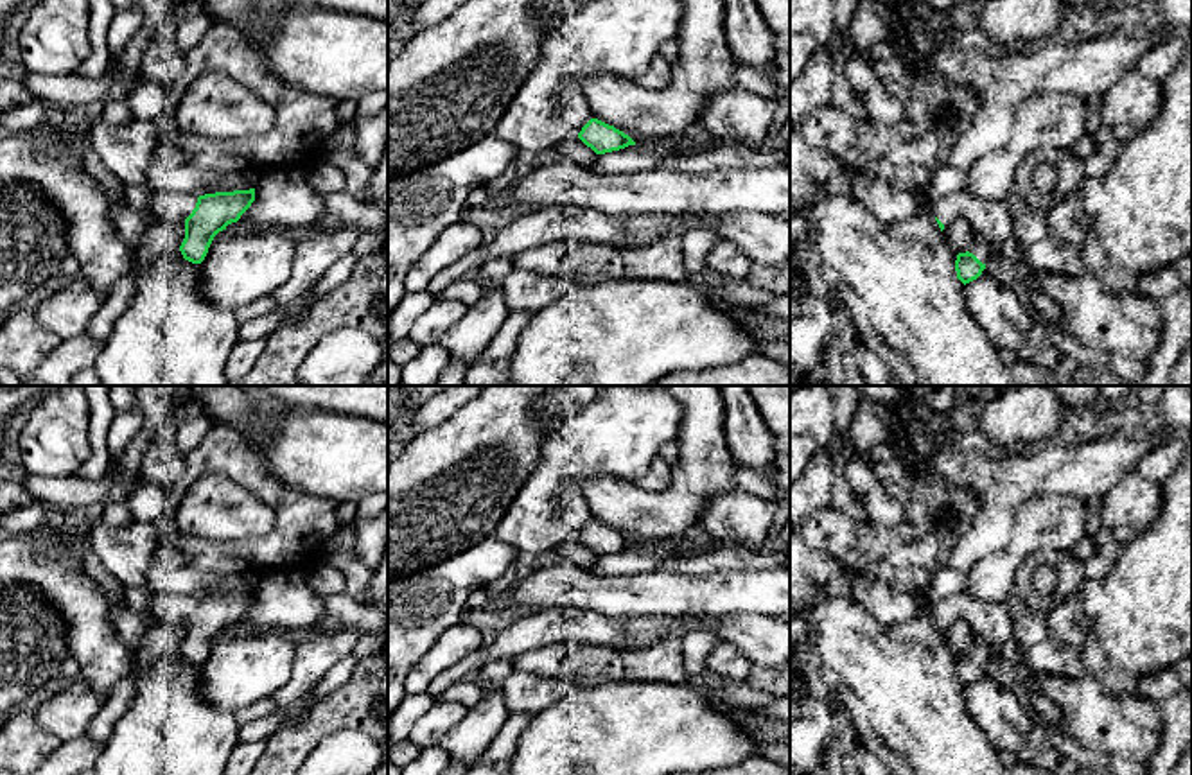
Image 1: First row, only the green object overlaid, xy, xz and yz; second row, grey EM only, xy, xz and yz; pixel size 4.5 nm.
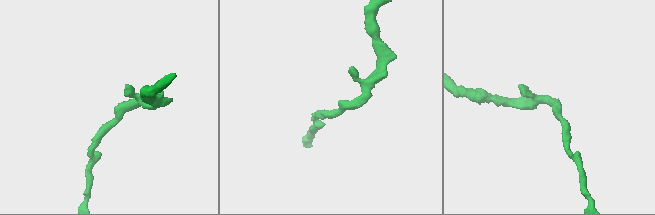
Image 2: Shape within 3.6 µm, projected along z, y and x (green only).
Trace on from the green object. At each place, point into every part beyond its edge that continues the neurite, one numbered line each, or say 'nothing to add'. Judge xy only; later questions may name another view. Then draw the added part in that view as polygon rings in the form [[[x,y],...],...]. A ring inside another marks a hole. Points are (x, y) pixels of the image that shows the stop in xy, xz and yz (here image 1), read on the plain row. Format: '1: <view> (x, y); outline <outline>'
1: xy (169, 609); outline [[[151,594],[147,610],[162,624],[176,624],[187,621],[196,610],[197,601],[194,597],[174,594]]]

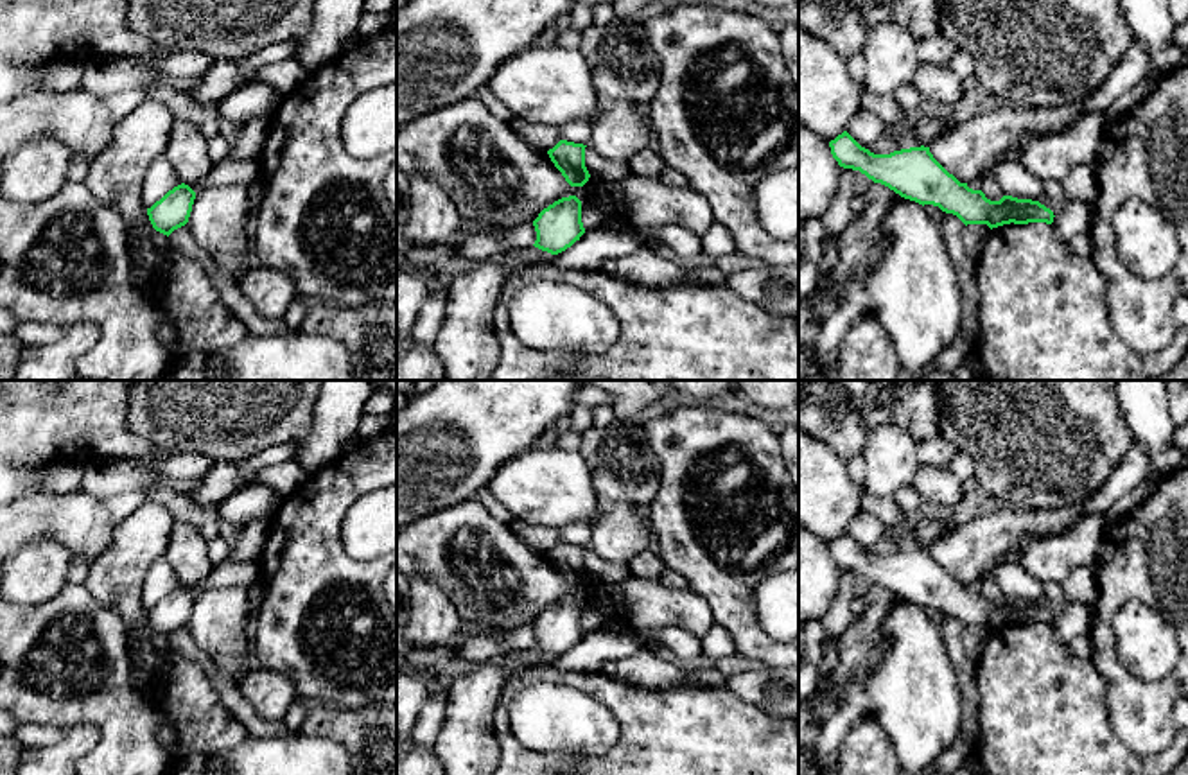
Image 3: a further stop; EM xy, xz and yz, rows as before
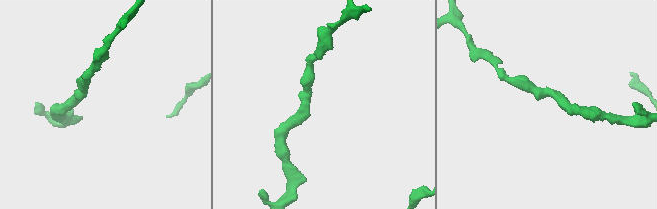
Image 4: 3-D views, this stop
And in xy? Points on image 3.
nothing to add

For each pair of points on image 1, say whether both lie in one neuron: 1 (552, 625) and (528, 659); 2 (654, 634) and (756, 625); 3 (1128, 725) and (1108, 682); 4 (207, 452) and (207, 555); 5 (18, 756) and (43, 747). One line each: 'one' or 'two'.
1: two
2: one
3: two
4: one
5: one

